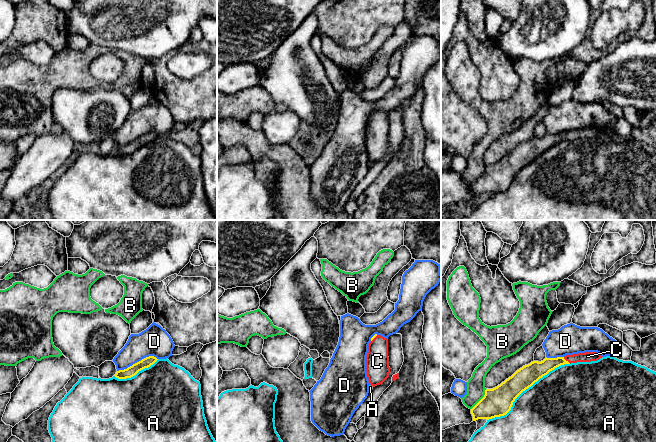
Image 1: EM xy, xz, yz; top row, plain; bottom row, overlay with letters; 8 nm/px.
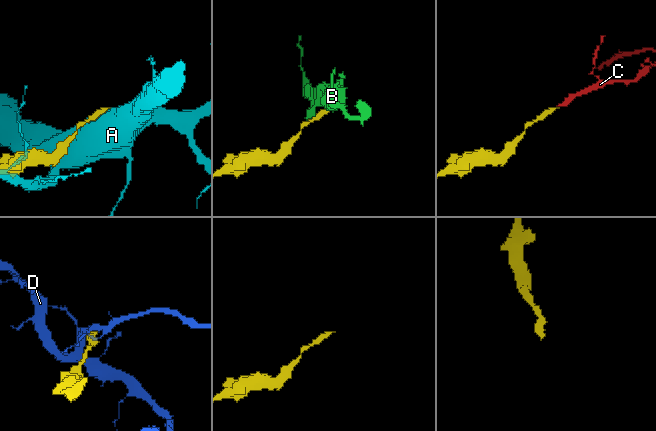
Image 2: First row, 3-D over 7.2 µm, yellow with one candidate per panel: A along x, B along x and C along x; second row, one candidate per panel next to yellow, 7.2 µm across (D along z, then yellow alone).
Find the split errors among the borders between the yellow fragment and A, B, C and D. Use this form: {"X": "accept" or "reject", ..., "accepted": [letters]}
{"A": "reject", "B": "reject", "C": "accept", "D": "reject", "accepted": ["C"]}

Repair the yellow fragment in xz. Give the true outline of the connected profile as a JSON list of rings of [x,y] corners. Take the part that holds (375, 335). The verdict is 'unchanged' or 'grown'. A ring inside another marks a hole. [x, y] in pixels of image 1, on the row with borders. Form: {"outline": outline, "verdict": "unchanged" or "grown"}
{"outline": [[[375,334],[368,345],[366,372],[369,383],[375,387],[382,384],[390,373],[388,339]]], "verdict": "grown"}

